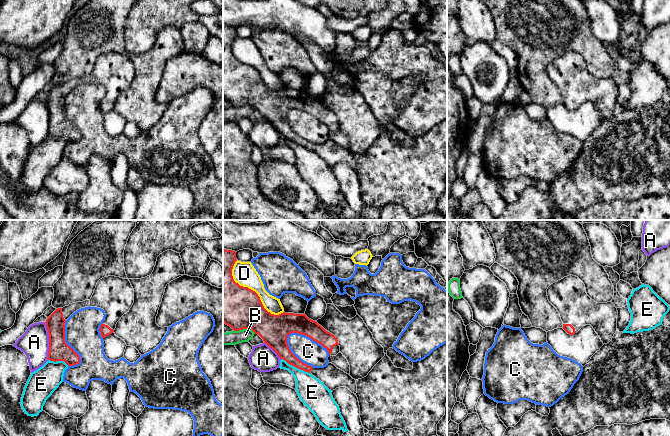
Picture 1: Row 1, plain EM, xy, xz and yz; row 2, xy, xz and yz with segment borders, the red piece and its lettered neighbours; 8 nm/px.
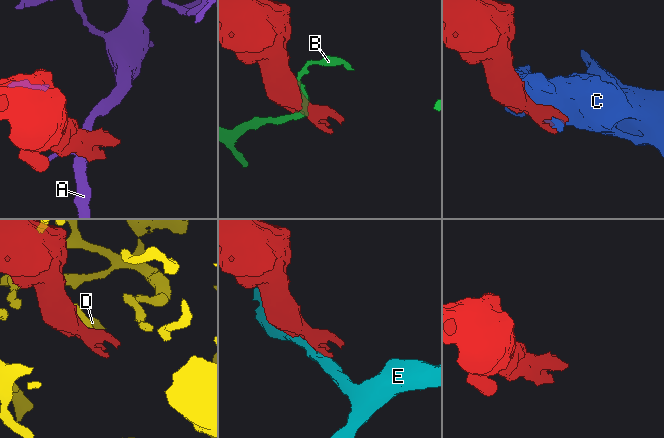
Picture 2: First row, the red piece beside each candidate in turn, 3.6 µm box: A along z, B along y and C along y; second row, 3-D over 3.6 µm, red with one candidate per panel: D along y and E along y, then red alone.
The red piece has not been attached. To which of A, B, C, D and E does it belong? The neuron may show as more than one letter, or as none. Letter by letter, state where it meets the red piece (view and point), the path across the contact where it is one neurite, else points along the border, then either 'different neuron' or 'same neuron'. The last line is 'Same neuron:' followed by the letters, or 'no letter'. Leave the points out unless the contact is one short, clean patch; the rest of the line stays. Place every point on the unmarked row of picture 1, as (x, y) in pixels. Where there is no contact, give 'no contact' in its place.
A: contact xy (49, 117); different neuron
B: contact xz (245, 104); different neuron
C: contact xz (309, 113); different neuron
D: contact xz (252, 66); different neuron
E: contact xz (295, 142); different neuron
Same neuron: no letter

